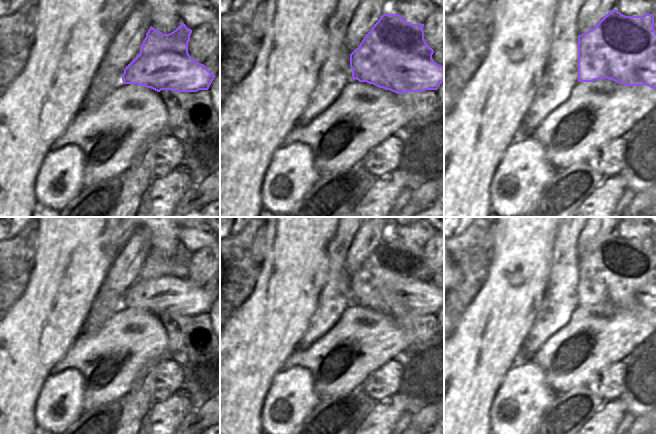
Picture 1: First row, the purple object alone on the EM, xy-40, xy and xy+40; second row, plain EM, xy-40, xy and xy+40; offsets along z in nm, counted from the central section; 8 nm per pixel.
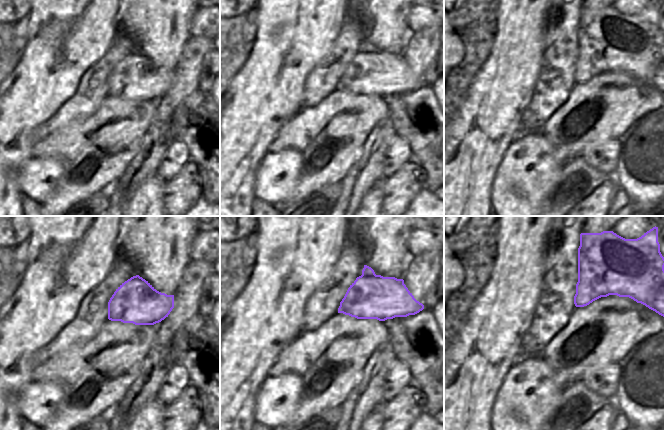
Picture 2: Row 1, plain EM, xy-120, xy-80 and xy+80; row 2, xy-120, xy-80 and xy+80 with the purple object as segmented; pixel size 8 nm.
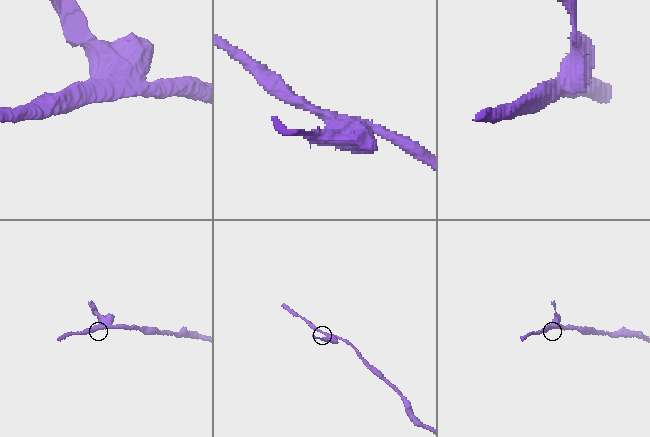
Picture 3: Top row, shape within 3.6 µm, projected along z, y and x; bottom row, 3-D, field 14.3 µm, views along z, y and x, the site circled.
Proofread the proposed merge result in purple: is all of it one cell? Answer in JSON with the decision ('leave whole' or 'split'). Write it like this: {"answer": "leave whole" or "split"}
{"answer": "split"}

